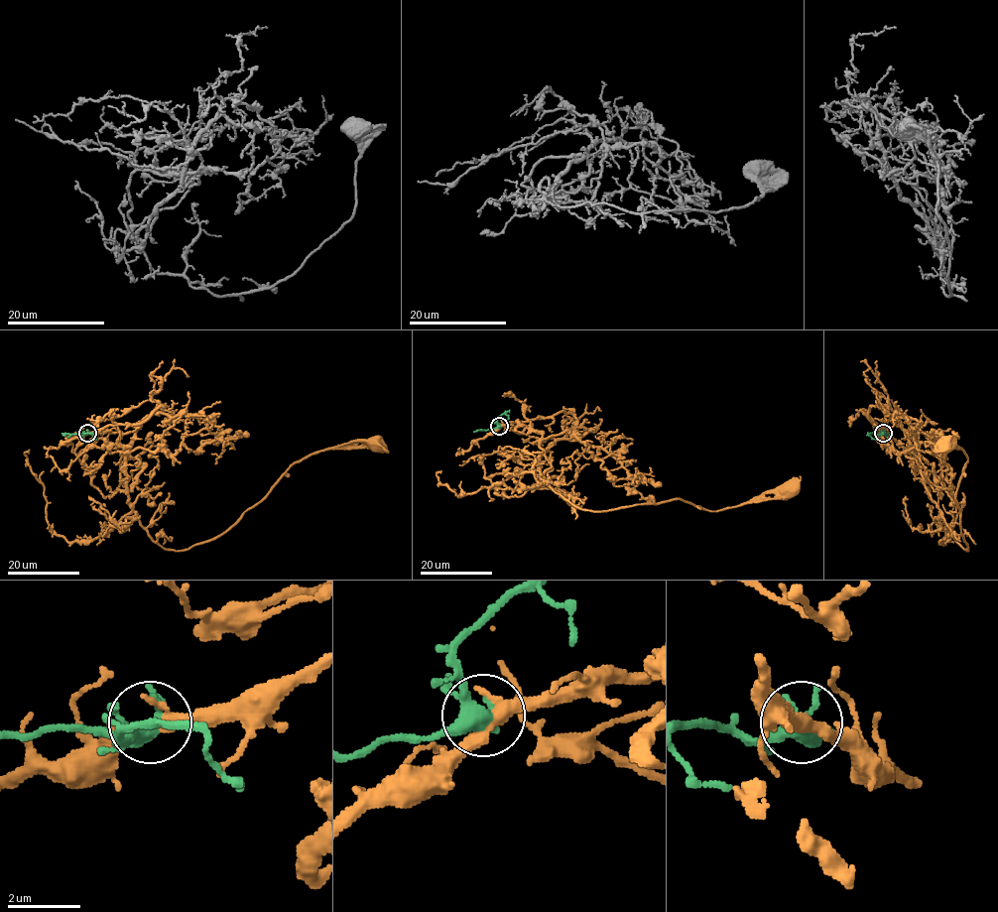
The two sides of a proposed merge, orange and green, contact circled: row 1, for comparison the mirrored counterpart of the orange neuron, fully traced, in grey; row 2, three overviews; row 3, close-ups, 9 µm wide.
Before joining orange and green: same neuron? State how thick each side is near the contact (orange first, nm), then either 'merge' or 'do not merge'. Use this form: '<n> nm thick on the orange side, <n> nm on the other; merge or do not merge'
360 nm thick on the orange side, 320 nm on the other; do not merge

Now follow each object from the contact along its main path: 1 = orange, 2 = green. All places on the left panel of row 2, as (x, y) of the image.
1: (87, 433), (117, 426), (142, 468), (123, 484), (131, 508), (174, 551), (226, 532), (294, 463), (374, 444)
2: (87, 433), (62, 434)

